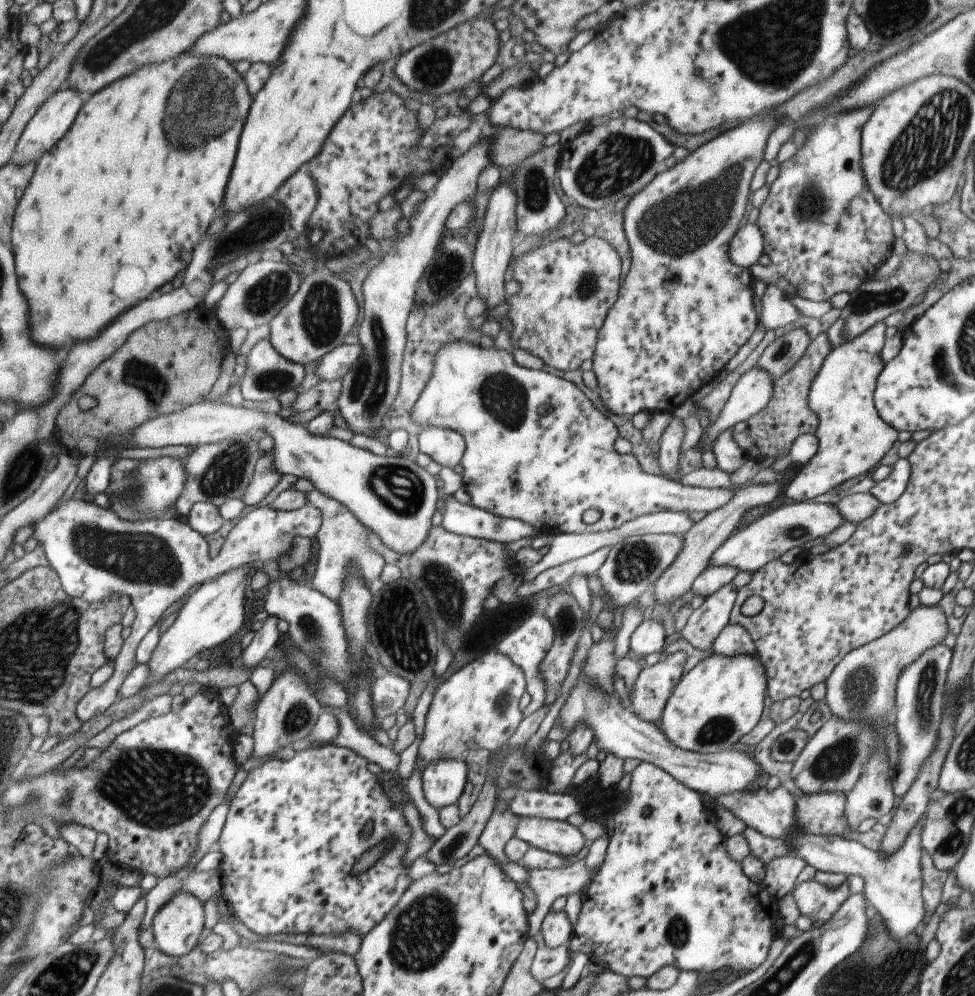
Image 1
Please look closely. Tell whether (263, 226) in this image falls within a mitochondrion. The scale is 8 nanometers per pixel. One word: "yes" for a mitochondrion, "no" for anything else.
yes

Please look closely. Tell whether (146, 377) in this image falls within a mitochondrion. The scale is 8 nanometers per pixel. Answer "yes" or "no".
yes

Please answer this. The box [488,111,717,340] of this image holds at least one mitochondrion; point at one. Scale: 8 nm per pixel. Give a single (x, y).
(619, 161)

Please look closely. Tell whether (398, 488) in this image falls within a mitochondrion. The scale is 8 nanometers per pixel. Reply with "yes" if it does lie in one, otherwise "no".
yes

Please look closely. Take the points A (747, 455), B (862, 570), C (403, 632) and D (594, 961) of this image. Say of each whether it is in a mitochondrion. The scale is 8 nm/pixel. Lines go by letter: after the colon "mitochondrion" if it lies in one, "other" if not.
A: other
B: other
C: mitochondrion
D: other

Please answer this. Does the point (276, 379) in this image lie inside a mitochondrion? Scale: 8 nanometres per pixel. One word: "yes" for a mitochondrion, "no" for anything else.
yes

